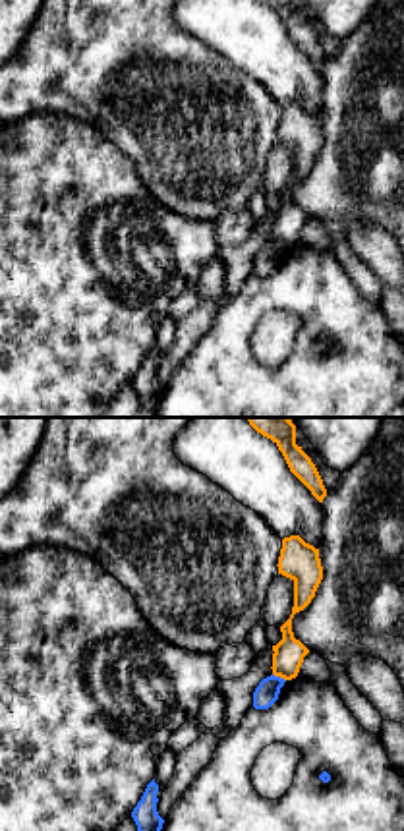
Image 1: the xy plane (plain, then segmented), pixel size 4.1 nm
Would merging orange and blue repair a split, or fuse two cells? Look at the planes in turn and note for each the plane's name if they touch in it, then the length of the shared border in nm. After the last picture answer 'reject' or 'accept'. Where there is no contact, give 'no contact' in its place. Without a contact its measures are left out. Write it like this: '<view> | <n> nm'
xy | 70 nm

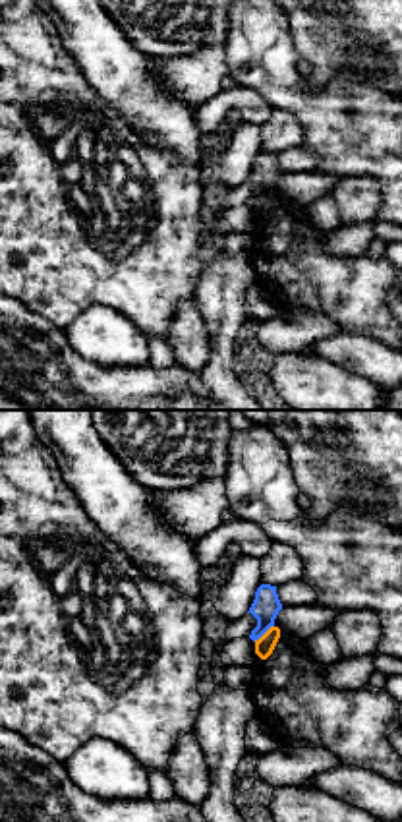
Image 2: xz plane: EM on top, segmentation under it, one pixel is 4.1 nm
xz | 110 nm

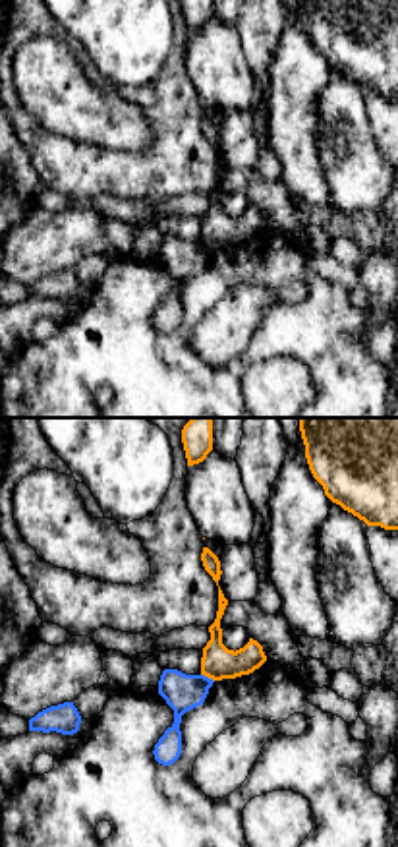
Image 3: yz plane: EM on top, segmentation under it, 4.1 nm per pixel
yz | 70 nm

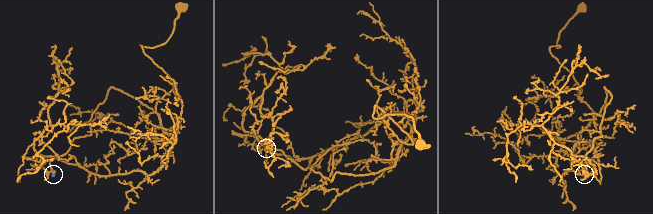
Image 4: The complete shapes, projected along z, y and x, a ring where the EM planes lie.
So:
reject

